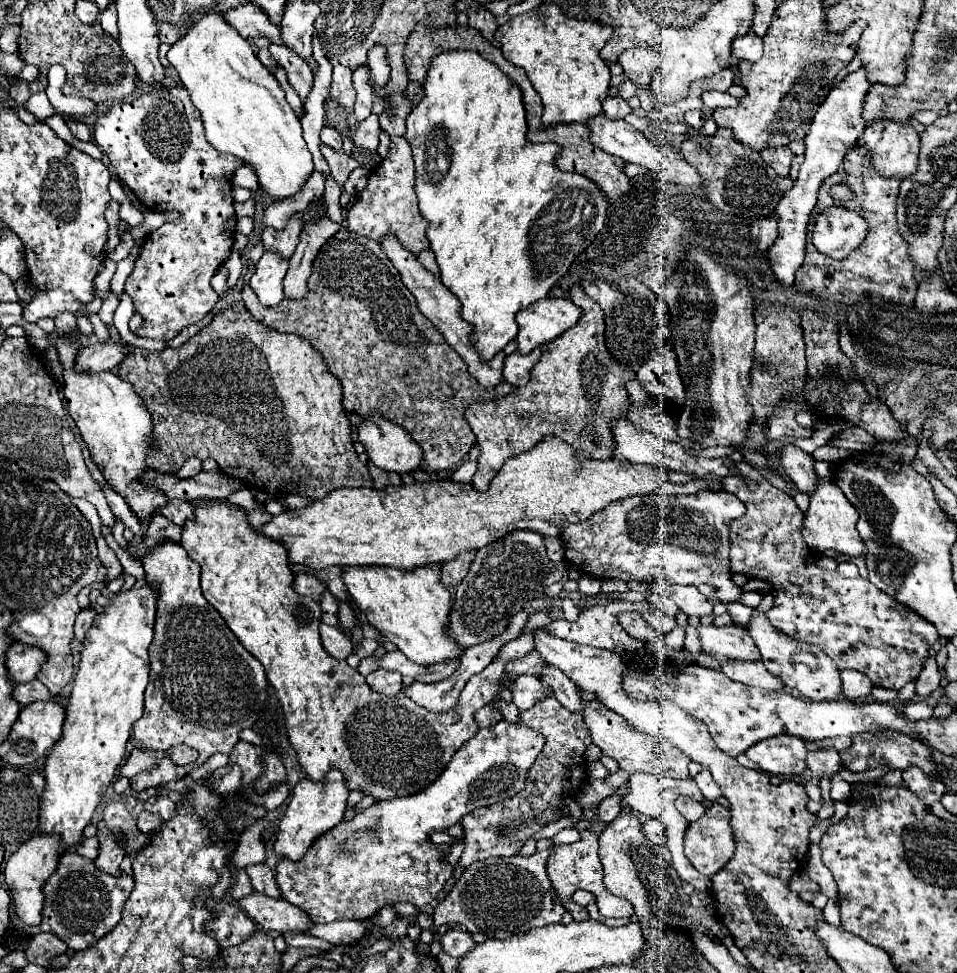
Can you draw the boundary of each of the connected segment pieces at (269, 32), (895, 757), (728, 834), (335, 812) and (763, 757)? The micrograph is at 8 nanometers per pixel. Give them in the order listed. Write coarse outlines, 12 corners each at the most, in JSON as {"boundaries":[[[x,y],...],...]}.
{"boundaries":[[[255,3],[227,11],[225,21],[245,39],[281,41],[281,25]],[[899,731],[859,733],[840,751],[849,771],[917,765],[937,775],[925,745]],[[713,803],[685,831],[685,857],[713,877],[735,853],[731,813]],[[343,771],[303,779],[279,823],[275,851],[301,853],[347,809]],[[777,735],[745,751],[773,775],[799,775],[807,747]]]}

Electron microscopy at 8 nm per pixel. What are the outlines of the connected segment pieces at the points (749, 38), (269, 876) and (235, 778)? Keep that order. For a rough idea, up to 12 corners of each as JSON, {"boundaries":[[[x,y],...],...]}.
{"boundaries":[[[753,31],[731,45],[735,59],[759,61],[763,43]],[[265,863],[249,865],[255,891],[281,897],[273,871]],[[233,767],[211,787],[221,795],[235,793],[241,785],[241,771]]]}

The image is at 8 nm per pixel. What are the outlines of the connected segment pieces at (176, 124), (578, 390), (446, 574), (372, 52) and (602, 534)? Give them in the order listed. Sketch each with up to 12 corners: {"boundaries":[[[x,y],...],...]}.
{"boundaries":[[[183,85],[123,101],[95,143],[153,211],[125,281],[167,341],[219,295],[239,157]],[[601,307],[541,347],[529,383],[473,403],[473,485],[545,435],[609,459],[635,373],[609,355]],[[475,551],[459,553],[455,559],[441,563],[445,587],[461,583],[475,559]],[[385,45],[369,49],[369,83],[385,87],[389,63]],[[725,491],[633,495],[559,537],[597,579],[737,601]]]}

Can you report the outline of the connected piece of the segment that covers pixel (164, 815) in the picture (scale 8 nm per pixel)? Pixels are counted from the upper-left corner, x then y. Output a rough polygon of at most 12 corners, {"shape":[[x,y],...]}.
{"shape":[[167,795],[159,797],[153,813],[169,821],[175,813],[175,801]]}

